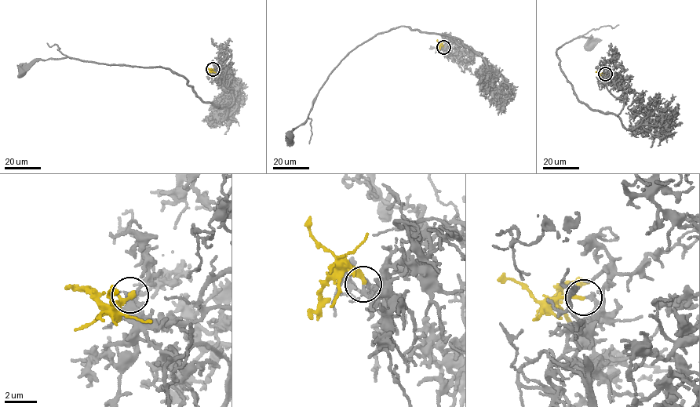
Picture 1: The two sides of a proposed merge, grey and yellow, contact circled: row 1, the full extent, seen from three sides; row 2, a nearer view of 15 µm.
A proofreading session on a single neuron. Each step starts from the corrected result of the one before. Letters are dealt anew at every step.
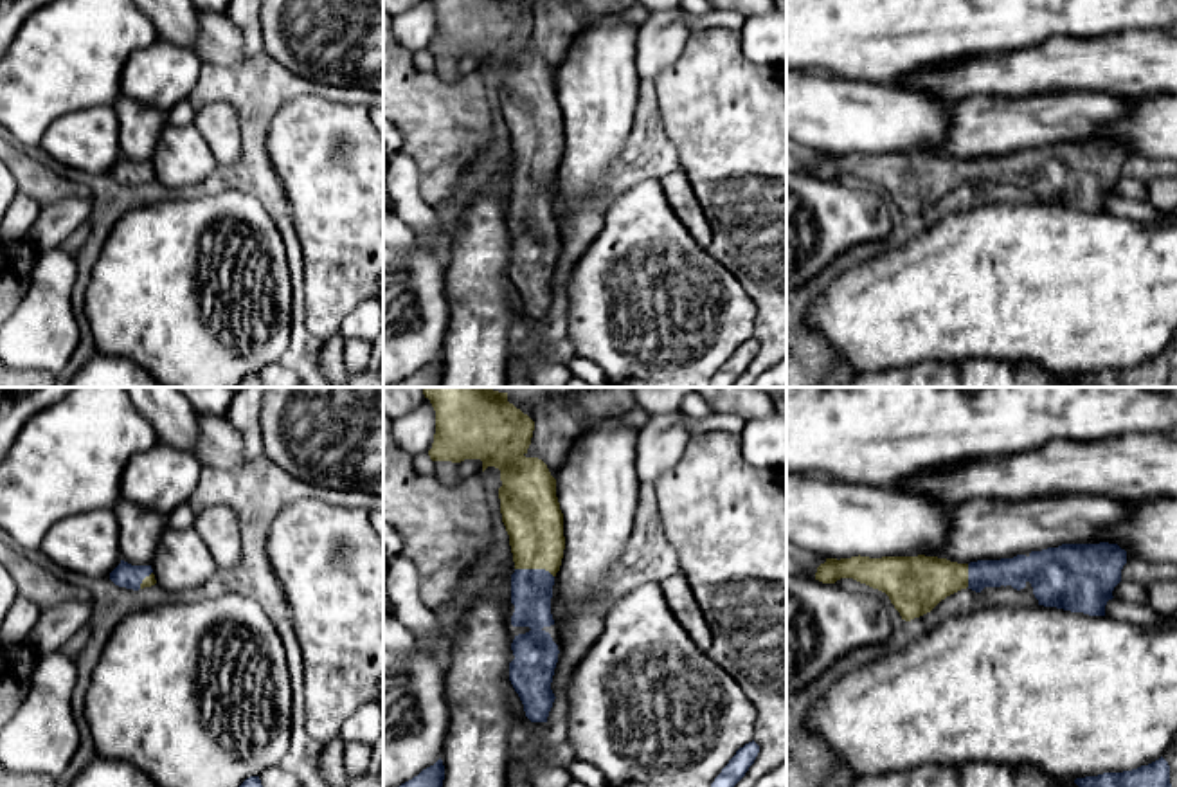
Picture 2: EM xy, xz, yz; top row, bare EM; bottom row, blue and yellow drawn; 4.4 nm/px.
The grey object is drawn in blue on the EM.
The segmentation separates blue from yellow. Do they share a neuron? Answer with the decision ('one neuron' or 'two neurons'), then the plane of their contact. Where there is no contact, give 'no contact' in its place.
one neuron | xz

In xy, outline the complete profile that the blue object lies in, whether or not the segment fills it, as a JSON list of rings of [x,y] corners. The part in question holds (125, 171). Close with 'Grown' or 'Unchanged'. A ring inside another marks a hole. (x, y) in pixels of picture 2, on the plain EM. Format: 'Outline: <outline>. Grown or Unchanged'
Outline: [[[124,157],[110,169],[110,176],[126,185],[144,185],[157,180],[151,162],[131,162]]]. Grown

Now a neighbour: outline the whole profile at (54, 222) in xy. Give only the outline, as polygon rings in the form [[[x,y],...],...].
[[[72,196],[43,205],[25,240],[40,252],[58,249],[90,214],[90,196]]]

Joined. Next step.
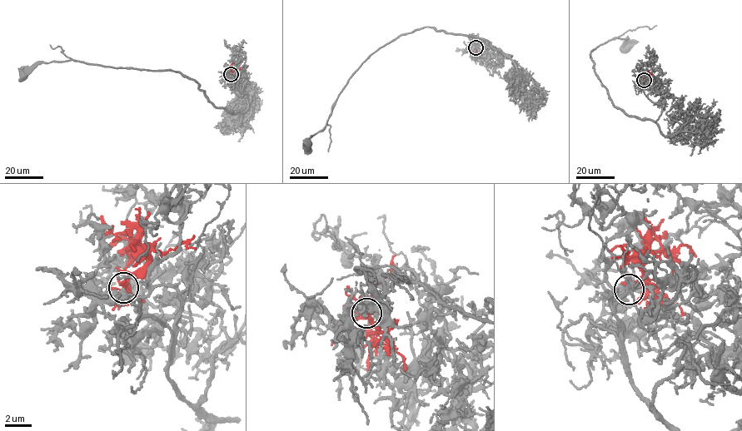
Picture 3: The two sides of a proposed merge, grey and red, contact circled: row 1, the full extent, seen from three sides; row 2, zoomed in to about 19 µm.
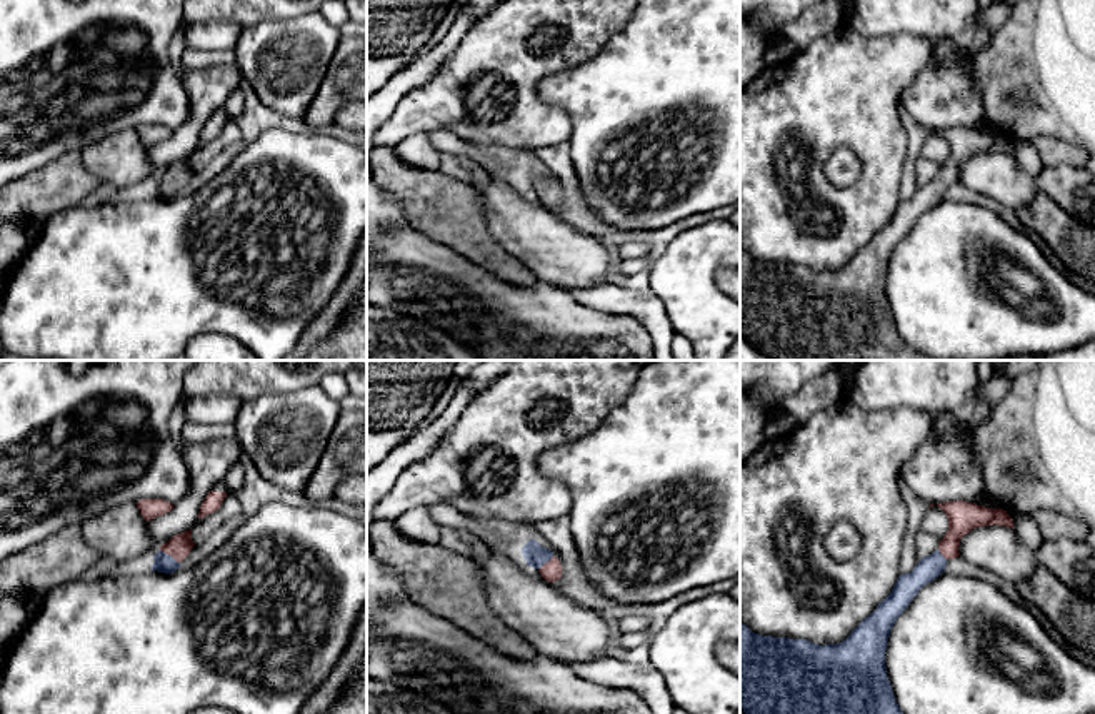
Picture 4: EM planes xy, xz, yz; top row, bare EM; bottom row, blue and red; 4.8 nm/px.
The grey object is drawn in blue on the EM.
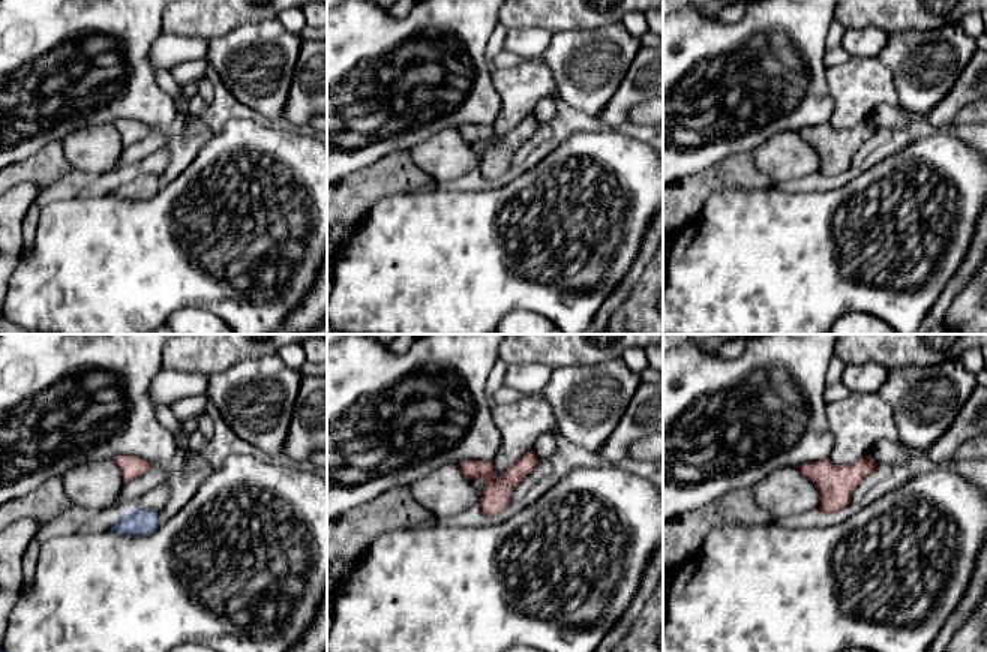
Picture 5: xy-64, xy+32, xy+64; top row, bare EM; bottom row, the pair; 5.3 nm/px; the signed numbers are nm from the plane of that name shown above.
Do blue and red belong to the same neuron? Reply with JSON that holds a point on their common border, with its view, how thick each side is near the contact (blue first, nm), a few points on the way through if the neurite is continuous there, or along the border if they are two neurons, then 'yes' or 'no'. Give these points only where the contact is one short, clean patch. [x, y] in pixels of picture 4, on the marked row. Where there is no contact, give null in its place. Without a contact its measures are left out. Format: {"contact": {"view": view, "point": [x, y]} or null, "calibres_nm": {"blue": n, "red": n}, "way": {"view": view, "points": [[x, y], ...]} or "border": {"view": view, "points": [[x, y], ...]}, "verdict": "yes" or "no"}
{"contact": {"view": "xy", "point": [170, 556]}, "calibres_nm": {"blue": 90, "red": 110}, "way": {"view": "xy", "points": [[164, 563], [170, 556], [179, 546]]}, "verdict": "yes"}

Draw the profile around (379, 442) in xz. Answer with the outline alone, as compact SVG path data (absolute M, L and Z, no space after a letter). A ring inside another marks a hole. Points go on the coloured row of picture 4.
M408 424L393 430L367 430L367 475L382 464L400 444L415 435L417 424Z

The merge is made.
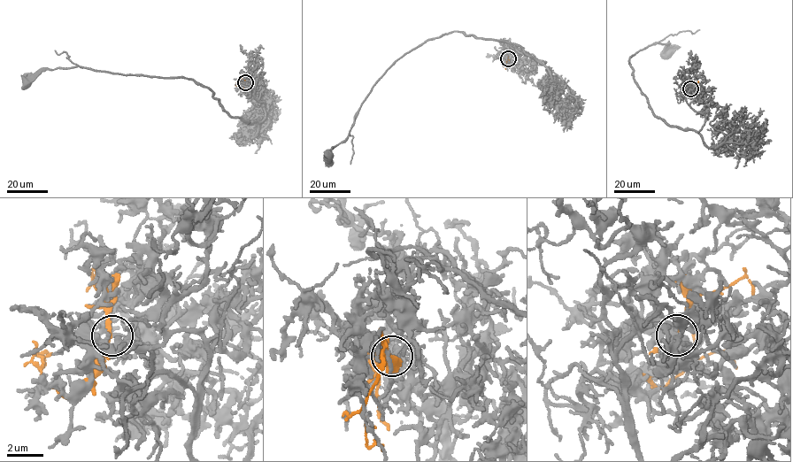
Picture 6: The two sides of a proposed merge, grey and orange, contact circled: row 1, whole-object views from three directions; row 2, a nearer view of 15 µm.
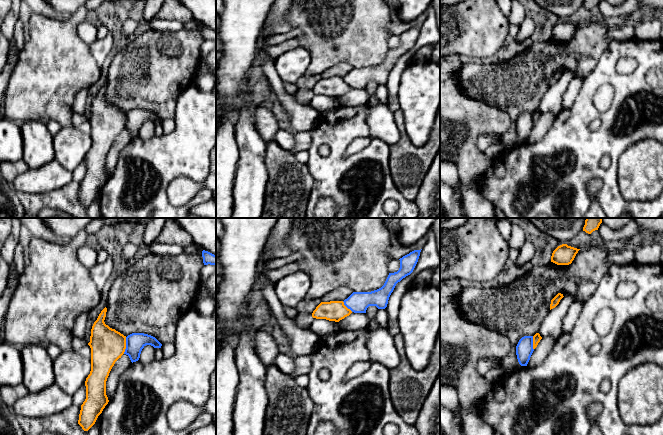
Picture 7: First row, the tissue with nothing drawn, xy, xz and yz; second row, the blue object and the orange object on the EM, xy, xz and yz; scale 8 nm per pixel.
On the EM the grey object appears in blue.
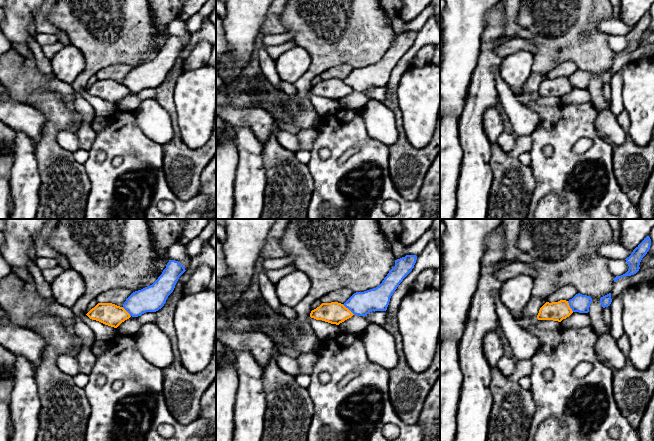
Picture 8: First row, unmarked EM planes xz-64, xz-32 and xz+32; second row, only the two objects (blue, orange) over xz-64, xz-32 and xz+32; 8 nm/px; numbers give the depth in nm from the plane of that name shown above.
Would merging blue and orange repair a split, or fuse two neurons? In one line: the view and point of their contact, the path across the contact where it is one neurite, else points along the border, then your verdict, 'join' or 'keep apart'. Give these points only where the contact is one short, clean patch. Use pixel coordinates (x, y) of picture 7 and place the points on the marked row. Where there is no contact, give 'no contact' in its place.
contact xy (126, 345); keep apart

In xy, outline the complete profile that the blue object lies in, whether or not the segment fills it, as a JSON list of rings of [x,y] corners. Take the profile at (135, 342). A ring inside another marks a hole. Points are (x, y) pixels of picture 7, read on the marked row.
[[[132,333],[126,337],[126,349],[124,354],[128,355],[131,362],[136,362],[140,358],[142,349],[146,345],[154,348],[161,348],[162,344],[153,336],[144,333]]]

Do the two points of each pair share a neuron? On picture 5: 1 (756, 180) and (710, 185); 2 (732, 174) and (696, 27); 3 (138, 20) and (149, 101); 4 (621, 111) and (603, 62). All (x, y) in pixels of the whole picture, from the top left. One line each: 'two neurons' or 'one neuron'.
1: one neuron
2: two neurons
3: one neuron
4: two neurons

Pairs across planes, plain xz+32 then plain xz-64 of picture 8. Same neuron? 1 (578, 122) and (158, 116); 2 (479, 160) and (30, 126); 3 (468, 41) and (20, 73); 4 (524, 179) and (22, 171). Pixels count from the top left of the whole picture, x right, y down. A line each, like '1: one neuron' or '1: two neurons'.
1: two neurons
2: two neurons
3: two neurons
4: two neurons

